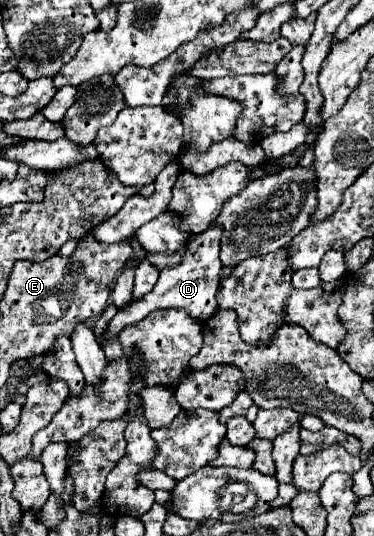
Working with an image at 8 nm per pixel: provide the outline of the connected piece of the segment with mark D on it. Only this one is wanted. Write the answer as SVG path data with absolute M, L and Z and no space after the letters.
M210 224L208 230L204 230L200 234L192 234L190 242L184 248L180 264L176 264L172 268L164 268L160 272L156 286L148 294L144 294L142 298L128 304L128 308L120 308L118 314L108 322L102 338L106 342L118 342L118 336L126 326L132 326L132 324L144 320L148 314L152 314L156 310L176 308L176 310L186 310L190 316L206 316L206 318L212 316L212 312L218 310L216 292L218 292L218 284L220 284L218 276L220 276L220 268L222 268L222 262L218 258L222 232L224 232L222 226Z

